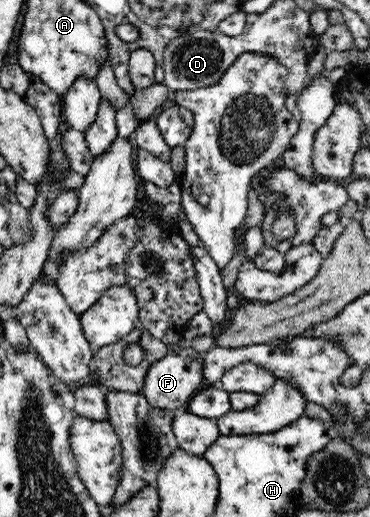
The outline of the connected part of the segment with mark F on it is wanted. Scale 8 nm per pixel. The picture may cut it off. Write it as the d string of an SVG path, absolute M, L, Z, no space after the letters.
M193 348L182 349L176 354L168 353L149 366L141 393L151 407L174 411L178 405L187 405L192 396L198 392L197 389L201 387L203 380L202 353Z

